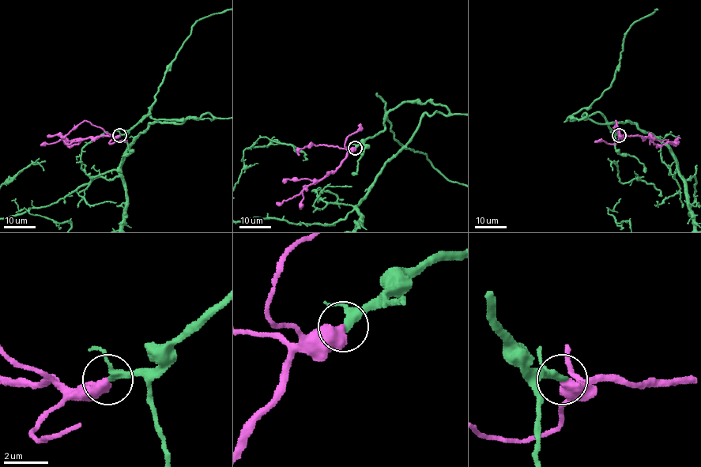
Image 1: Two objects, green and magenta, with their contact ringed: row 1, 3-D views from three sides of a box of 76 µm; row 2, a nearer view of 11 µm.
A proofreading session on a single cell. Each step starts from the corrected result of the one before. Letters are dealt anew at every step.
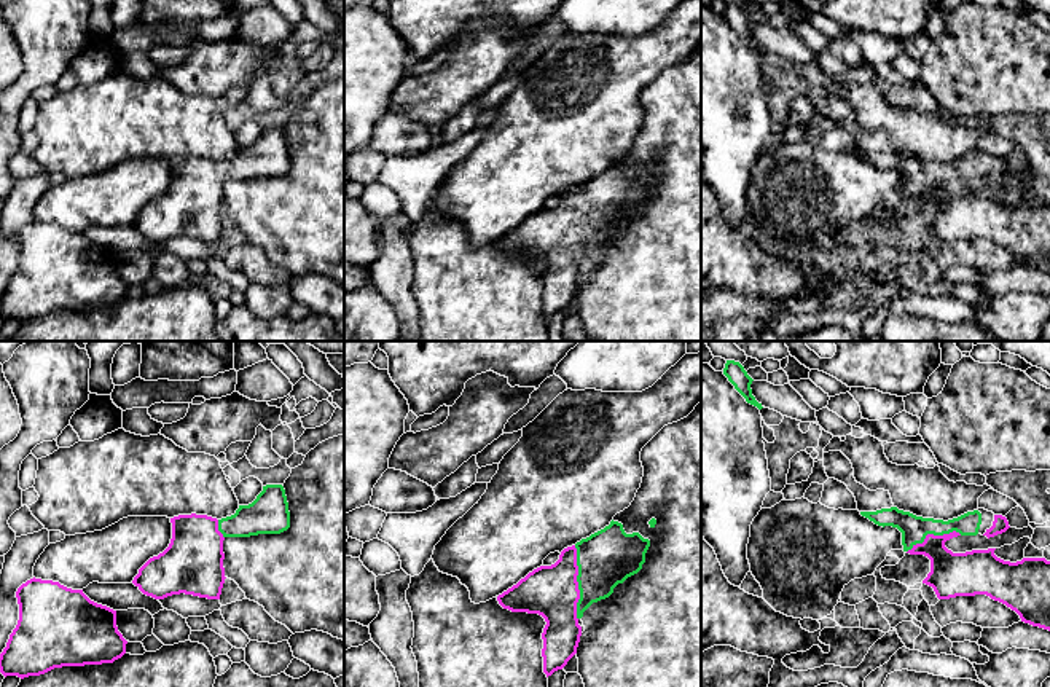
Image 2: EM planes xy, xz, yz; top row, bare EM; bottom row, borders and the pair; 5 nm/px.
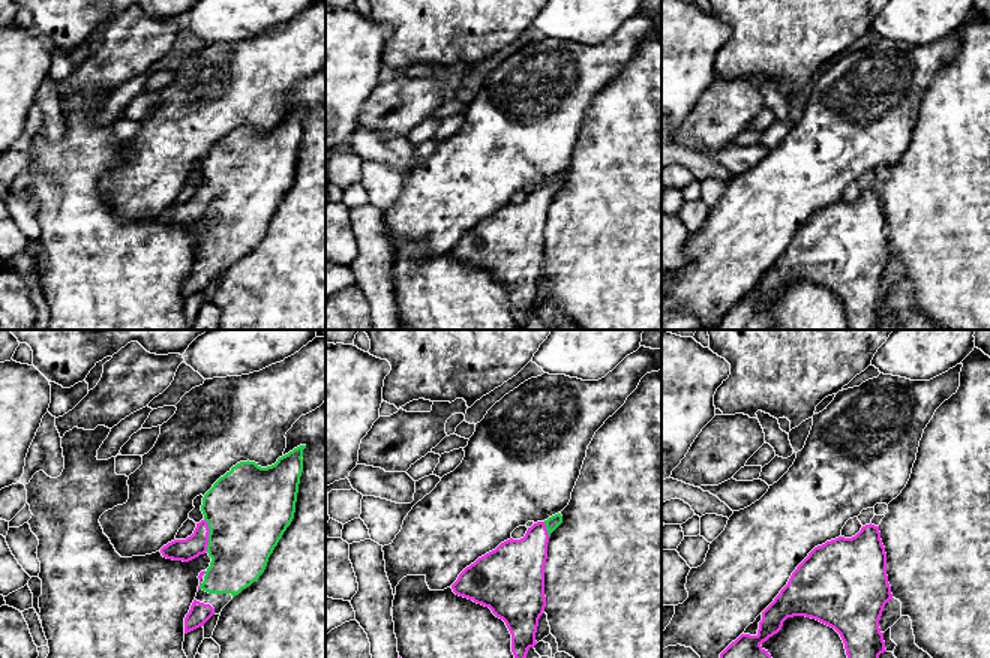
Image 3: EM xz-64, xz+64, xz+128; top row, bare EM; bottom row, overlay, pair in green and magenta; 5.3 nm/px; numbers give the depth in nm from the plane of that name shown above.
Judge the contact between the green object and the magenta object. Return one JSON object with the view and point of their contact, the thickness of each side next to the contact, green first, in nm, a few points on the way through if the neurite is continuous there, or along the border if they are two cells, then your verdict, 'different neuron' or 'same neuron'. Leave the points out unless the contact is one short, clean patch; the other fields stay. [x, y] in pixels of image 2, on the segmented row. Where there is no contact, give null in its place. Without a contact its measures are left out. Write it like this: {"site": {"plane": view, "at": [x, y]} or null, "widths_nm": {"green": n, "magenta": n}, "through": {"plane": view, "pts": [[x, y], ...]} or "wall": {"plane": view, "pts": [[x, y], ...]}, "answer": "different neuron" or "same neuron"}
{"site": {"plane": "xz", "at": [577, 581]}, "widths_nm": {"green": 280, "magenta": 260}, "through": {"plane": "xz", "pts": [[606, 558], [577, 581], [563, 592], [552, 592]]}, "answer": "same neuron"}

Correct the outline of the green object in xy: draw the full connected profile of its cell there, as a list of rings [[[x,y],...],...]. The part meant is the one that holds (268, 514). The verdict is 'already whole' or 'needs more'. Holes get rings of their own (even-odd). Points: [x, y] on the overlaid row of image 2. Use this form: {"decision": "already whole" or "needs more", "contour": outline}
{"decision": "needs more", "contour": [[[266,485],[249,505],[239,505],[234,515],[217,520],[207,515],[178,515],[170,518],[172,539],[158,556],[150,558],[134,577],[132,583],[147,596],[164,599],[172,595],[193,595],[220,599],[225,583],[223,540],[226,537],[250,537],[258,534],[280,534],[290,528],[290,512],[282,485]]]}

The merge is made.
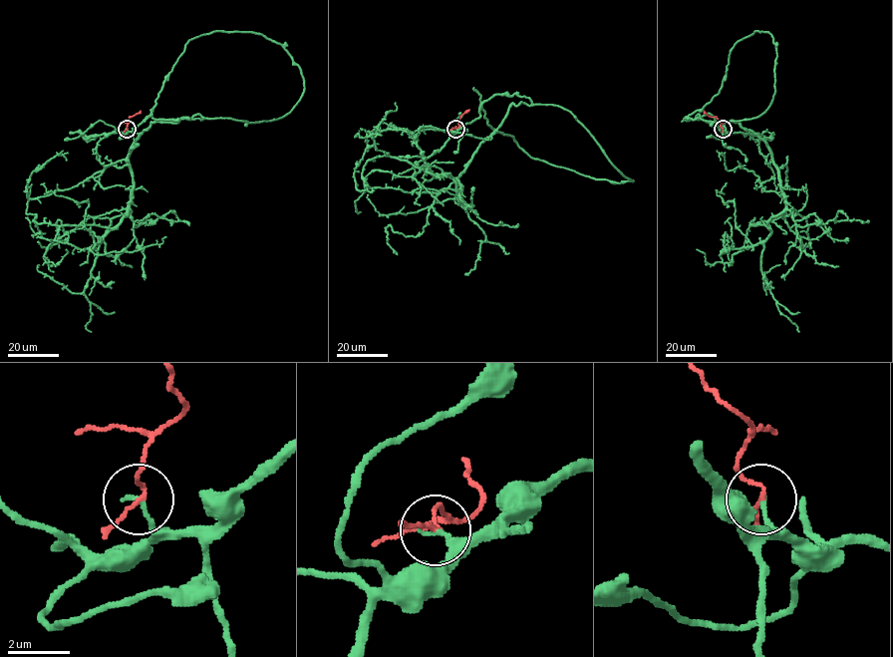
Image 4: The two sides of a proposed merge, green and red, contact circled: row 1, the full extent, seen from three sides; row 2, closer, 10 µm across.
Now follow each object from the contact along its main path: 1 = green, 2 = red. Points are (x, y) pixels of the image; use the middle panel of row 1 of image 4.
1: (455, 128), (496, 94), (555, 105), (633, 180), (531, 158), (487, 124), (473, 87)
2: (455, 128), (458, 126), (460, 116), (469, 110)

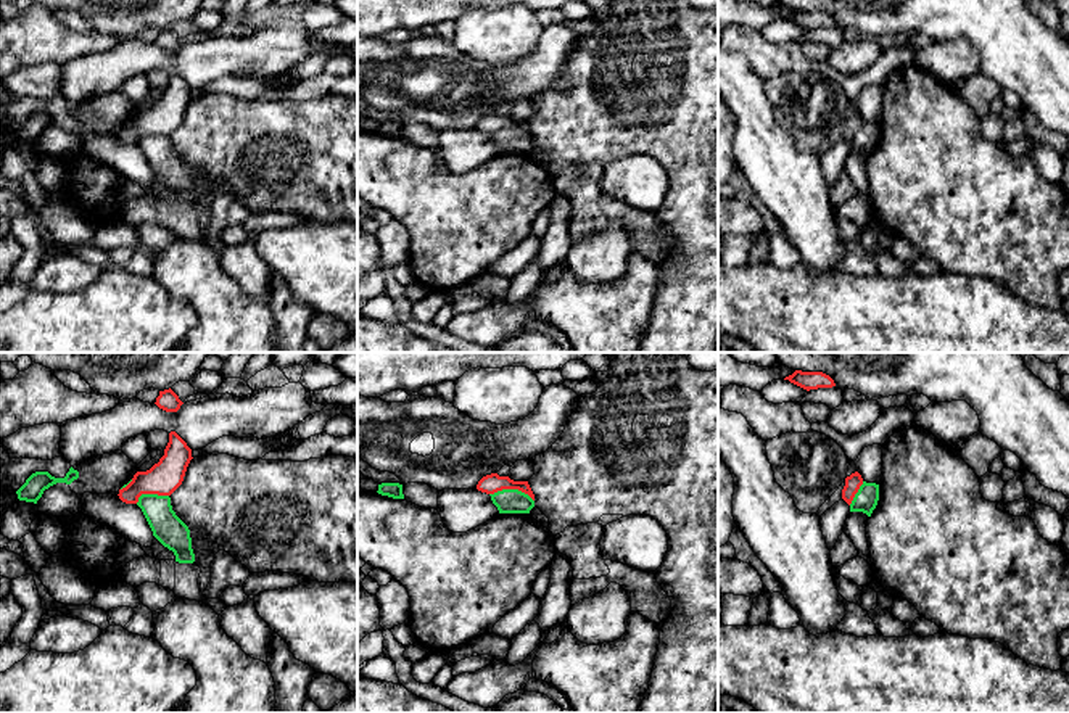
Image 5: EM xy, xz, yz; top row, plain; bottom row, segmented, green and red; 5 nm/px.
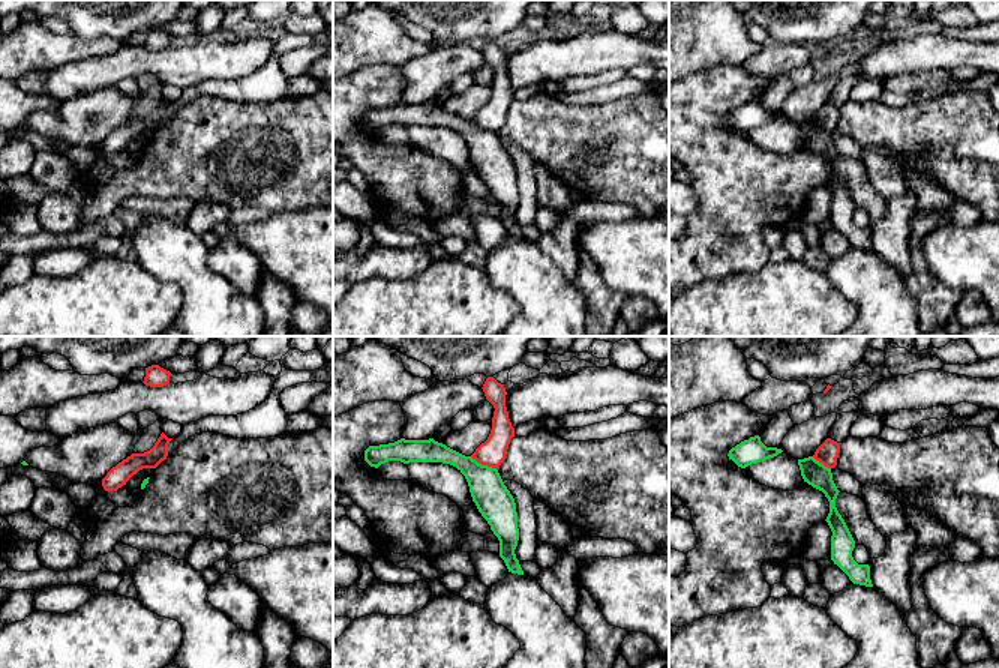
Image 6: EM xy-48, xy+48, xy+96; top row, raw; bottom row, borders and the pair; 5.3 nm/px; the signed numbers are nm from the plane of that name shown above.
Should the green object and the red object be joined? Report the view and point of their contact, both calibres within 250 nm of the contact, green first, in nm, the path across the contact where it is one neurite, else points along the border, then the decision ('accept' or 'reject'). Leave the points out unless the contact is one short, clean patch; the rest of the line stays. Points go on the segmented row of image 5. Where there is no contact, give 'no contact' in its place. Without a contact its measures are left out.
meets green in xz at (512, 490); 130 nm thick on the green side, 100 nm on the other; border along xz (490, 493), (520, 490), (533, 501); reject

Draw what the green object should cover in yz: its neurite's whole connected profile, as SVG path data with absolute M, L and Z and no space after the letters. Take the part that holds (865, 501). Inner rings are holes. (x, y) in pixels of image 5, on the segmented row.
M866 483L860 486L858 493L855 494L850 512L863 512L871 517L873 510L876 509L879 501L879 484Z

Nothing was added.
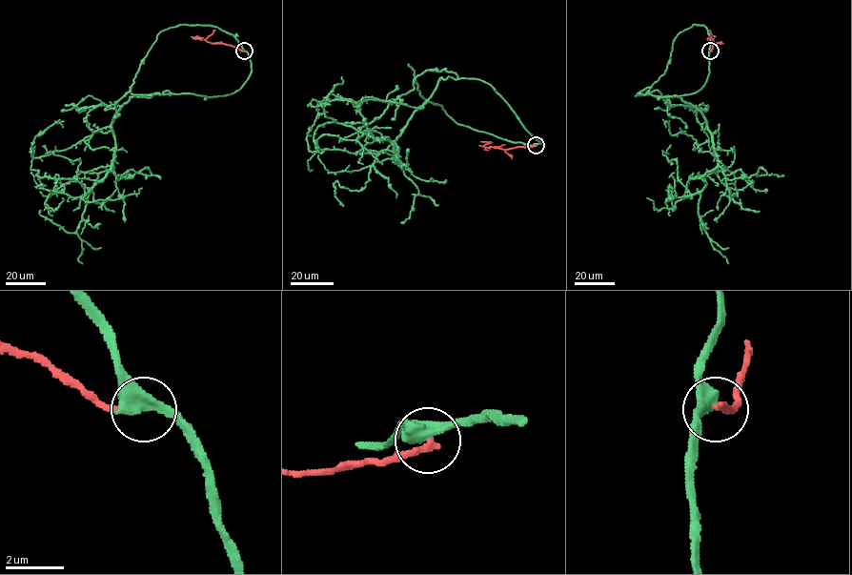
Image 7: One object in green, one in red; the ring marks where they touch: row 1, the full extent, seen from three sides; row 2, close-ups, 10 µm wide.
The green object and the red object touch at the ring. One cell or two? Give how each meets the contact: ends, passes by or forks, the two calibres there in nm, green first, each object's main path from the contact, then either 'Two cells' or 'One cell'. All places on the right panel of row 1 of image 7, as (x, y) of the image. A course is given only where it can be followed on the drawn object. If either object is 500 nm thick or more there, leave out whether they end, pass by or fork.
At the ring green passes by. At the ring red ends. Thickness 480 nm (green) against 280 nm. Course of green: (710, 51), (699, 90), (647, 93), (700, 112), (717, 166), (689, 178), (729, 167), (733, 146). Course of red: (710, 51), (715, 43), (712, 36), (707, 38). Two cells

